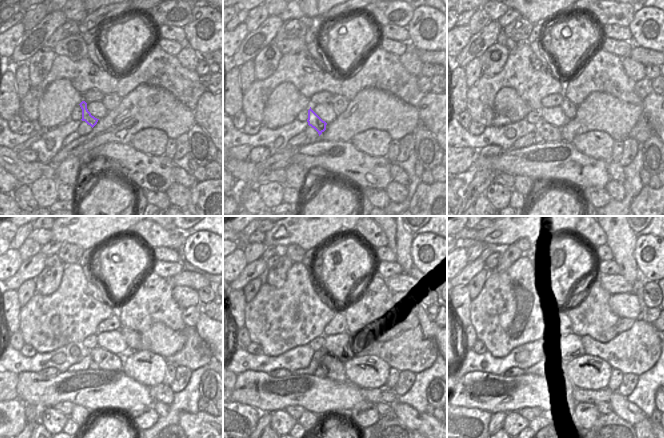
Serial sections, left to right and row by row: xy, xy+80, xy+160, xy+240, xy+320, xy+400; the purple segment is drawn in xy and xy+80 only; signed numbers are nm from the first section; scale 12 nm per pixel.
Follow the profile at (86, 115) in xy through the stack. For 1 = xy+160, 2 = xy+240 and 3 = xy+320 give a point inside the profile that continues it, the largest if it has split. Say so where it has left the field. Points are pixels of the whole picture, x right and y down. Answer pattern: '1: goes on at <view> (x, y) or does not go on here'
1: goes on at xy+160 (550, 133)
2: goes on at xy+240 (104, 359)
3: goes on at xy+320 (336, 365)

